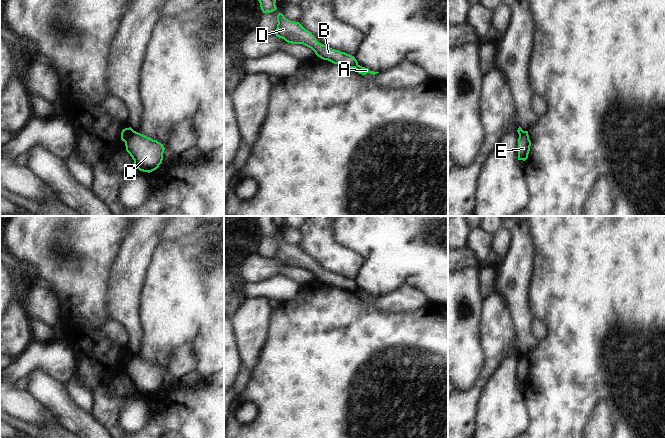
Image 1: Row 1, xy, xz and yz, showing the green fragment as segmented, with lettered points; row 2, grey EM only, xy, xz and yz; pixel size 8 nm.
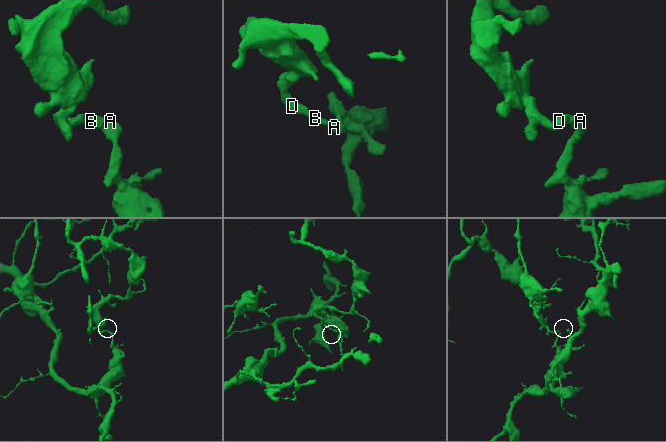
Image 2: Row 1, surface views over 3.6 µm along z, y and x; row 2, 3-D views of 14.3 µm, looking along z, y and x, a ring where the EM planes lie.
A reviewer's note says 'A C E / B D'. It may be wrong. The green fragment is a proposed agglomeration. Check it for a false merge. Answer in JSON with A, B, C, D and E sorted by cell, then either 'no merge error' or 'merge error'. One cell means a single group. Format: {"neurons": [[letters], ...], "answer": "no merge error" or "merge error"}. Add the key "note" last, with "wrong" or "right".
{"neurons": [["A", "C", "E"], ["B", "D"]], "answer": "merge error", "note": "right"}

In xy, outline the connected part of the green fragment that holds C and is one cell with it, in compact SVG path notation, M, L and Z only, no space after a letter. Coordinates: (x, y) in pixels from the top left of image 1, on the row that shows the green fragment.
M134 131L125 141L125 146L134 160L134 167L140 171L150 173L162 163L165 148L157 140Z

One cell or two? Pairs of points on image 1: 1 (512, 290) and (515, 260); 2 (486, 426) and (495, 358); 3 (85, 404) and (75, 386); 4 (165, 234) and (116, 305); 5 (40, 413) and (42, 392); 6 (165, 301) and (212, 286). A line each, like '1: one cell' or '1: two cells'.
1: one cell
2: two cells
3: one cell
4: two cells
5: two cells
6: two cells

